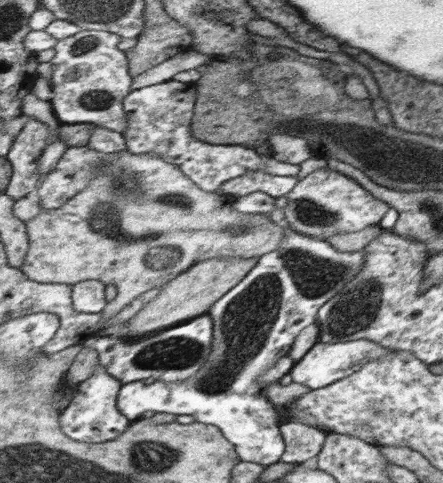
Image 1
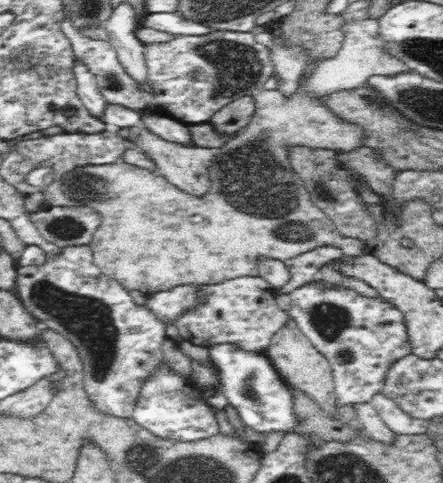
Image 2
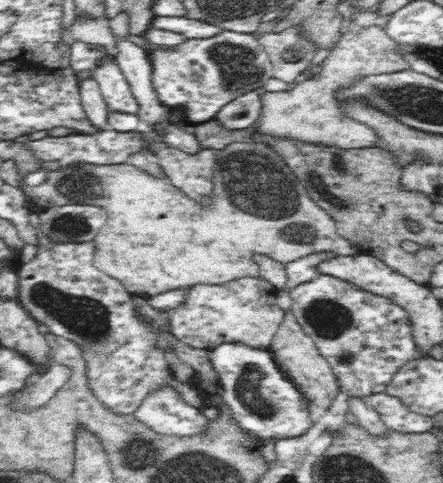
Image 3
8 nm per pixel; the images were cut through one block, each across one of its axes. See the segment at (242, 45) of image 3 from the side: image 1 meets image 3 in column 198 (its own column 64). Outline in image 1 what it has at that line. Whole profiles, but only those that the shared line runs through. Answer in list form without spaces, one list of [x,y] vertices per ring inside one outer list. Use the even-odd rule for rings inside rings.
[[[81,30],[65,40],[57,40],[51,58],[51,106],[59,124],[93,124],[115,130],[123,136],[129,118],[123,100],[133,92],[129,60],[117,48],[121,36],[113,32]]]

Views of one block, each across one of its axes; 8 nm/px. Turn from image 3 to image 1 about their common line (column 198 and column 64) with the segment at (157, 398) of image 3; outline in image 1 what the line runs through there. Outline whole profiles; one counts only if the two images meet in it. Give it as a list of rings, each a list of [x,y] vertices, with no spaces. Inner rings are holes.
[[[99,364],[87,380],[83,380],[73,388],[71,402],[67,404],[65,410],[61,410],[59,430],[63,428],[63,434],[67,434],[71,440],[87,442],[87,444],[101,444],[121,436],[127,430],[127,426],[131,426],[131,420],[127,420],[117,410],[117,392],[121,386],[123,384],[117,378],[111,378],[105,372],[105,368]]]

